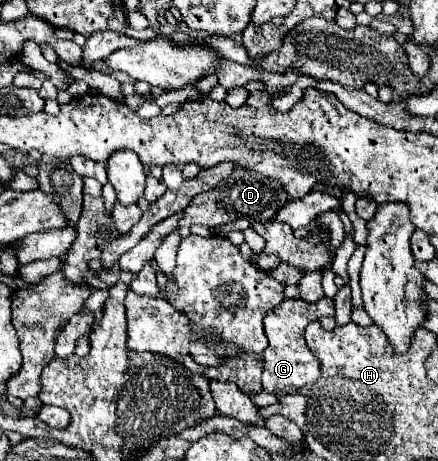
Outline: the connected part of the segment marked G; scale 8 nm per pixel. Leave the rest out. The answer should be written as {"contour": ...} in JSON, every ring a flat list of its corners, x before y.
{"contour":[[301,298,283,300,275,310,267,312,263,326,265,334,269,338,269,346,263,352,263,390,277,394,277,392,289,392,299,390,299,386,305,386,307,382,315,382,319,378,319,358,311,354,309,346,305,344,303,330,311,320,333,316,335,306,331,298,321,298,315,304,303,302]]}

